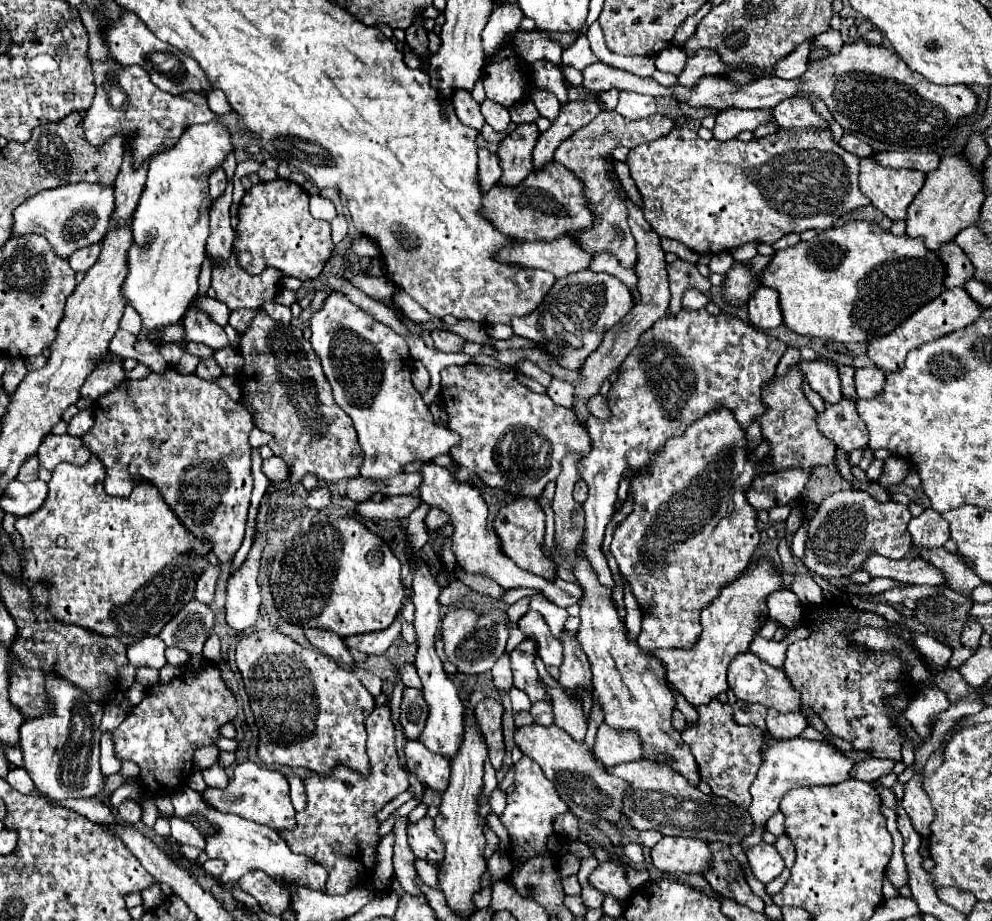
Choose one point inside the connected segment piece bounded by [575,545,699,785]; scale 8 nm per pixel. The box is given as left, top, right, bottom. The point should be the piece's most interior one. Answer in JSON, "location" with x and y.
{"location":[630,685]}

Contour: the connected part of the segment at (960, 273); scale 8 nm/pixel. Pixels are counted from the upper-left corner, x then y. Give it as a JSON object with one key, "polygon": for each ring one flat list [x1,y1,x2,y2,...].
{"polygon":[[955,241,945,243,945,247,939,247,939,257,947,265,945,287,963,287,963,283,973,277,973,265,969,263,967,255,961,253]]}

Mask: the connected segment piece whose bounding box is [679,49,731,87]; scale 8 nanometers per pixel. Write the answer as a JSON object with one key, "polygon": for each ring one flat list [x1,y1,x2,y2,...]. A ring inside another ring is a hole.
{"polygon":[[697,51,695,57,687,59,687,65,683,69,683,73,679,75,679,83,685,83,685,87,693,87,693,83,697,83,697,79,705,77,705,75,725,75,731,69,727,65,721,63,719,55,715,51]]}

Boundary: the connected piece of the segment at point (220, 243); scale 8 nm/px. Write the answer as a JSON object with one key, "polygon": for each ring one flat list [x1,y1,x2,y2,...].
{"polygon":[[233,181,227,183,227,189,219,199,215,199,211,207,211,235,207,239,207,251,211,255,211,261,221,261,231,255,235,231,231,227,231,217,229,217,229,207,233,199]]}

